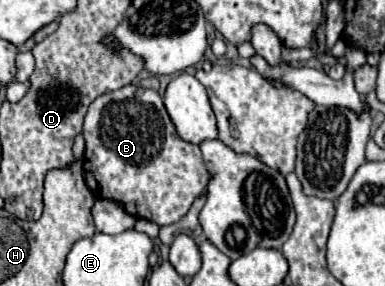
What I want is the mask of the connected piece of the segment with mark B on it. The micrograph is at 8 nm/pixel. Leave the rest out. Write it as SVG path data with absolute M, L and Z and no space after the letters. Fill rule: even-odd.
M127 84L115 92L95 98L89 106L83 124L85 138L85 180L97 198L107 198L121 202L129 214L155 222L157 226L167 226L181 220L193 200L207 188L209 172L203 164L199 148L185 142L175 132L175 126L163 106L163 98L155 90L145 90L135 84Z

